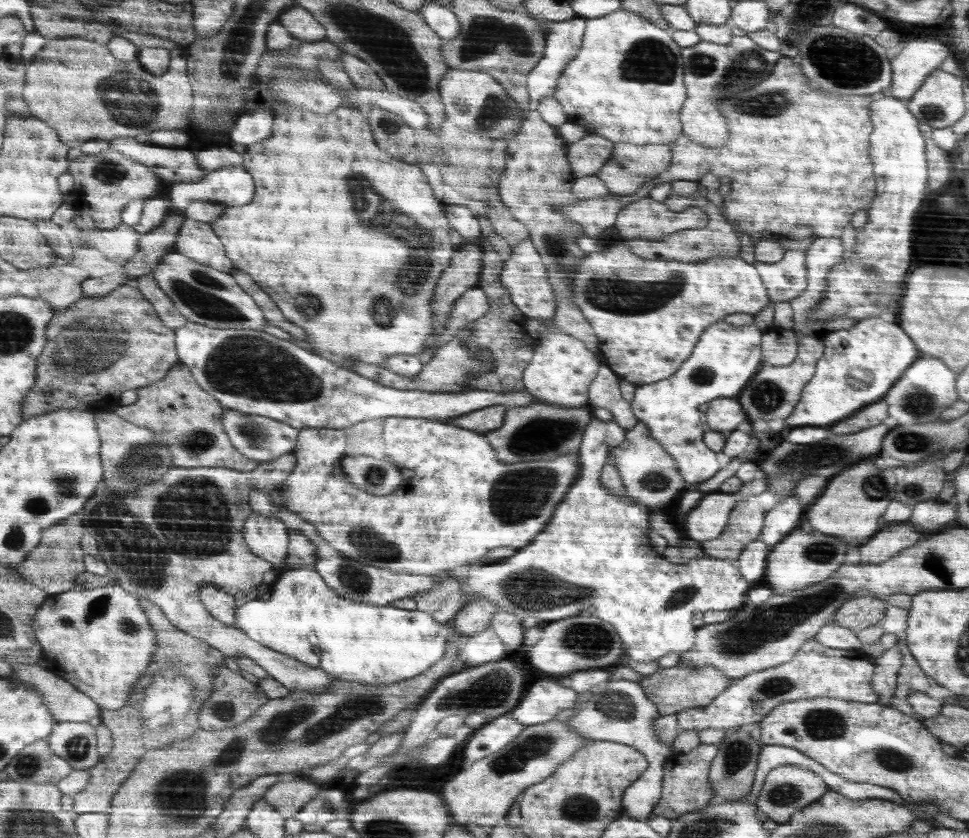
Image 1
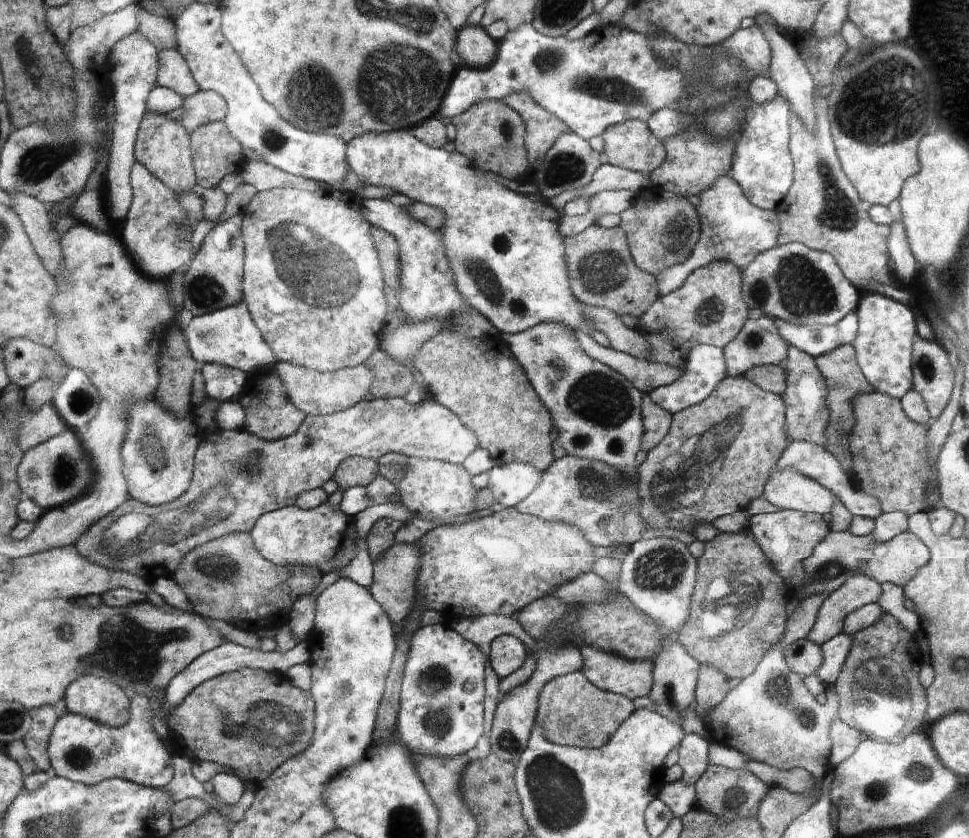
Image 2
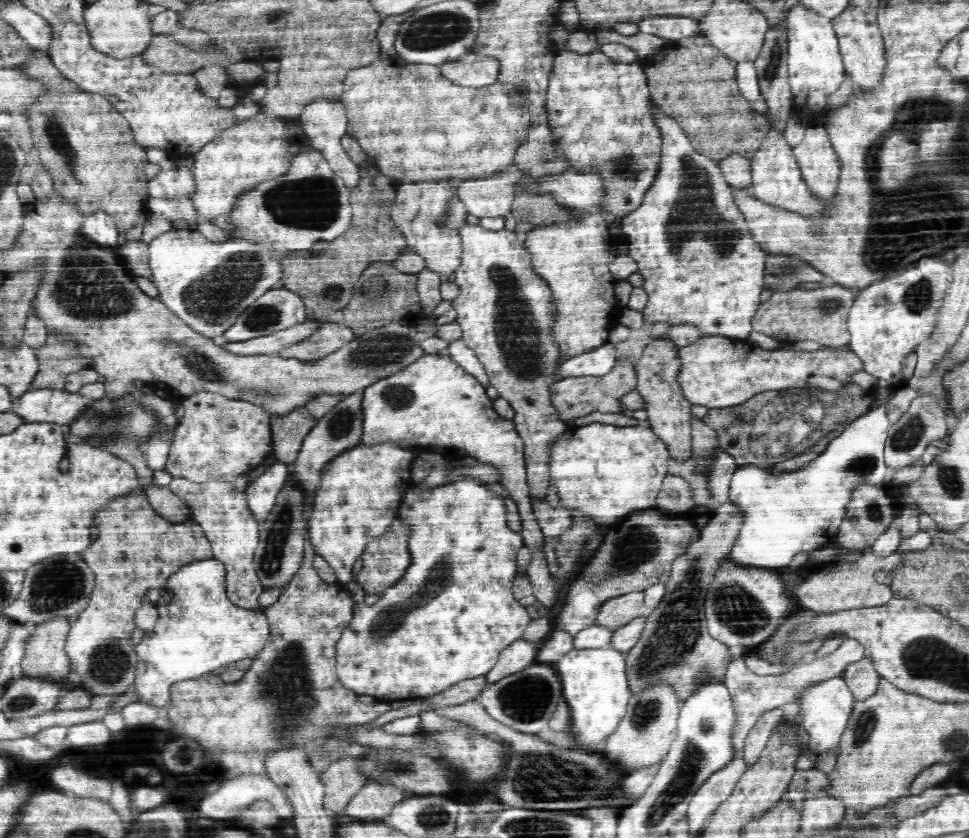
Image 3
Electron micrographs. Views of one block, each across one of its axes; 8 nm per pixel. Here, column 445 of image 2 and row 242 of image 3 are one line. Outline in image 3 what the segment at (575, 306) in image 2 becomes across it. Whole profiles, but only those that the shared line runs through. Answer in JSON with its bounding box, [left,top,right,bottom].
[149,229,284,340]

